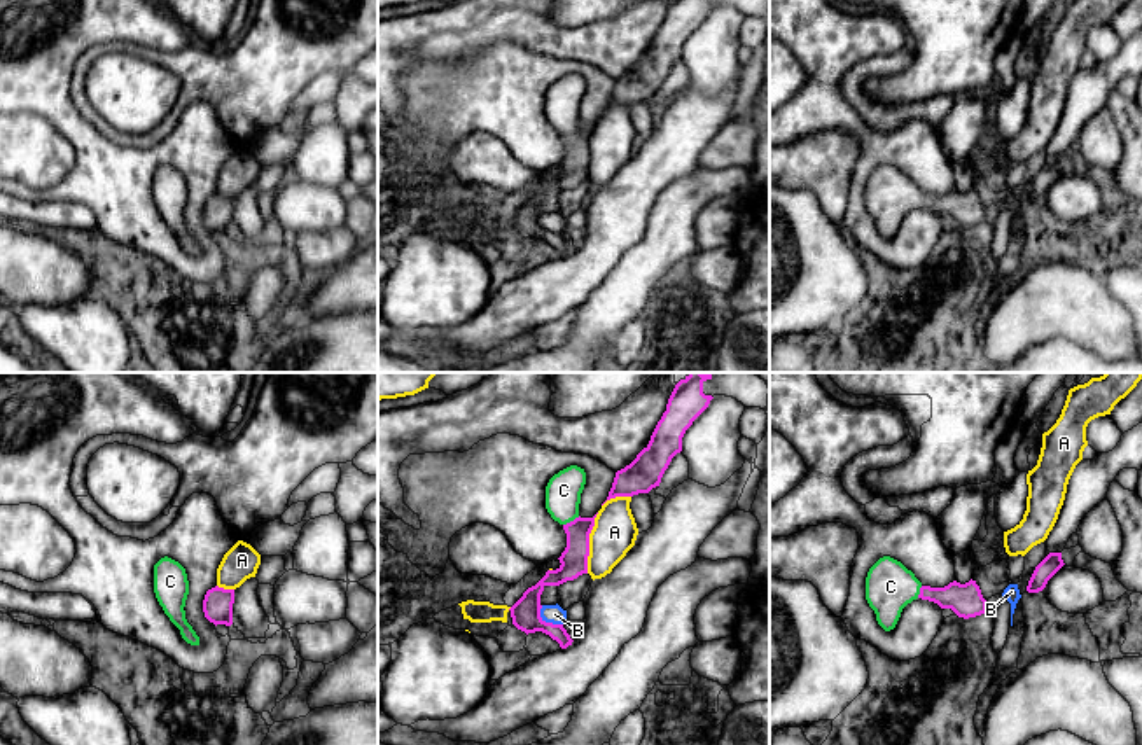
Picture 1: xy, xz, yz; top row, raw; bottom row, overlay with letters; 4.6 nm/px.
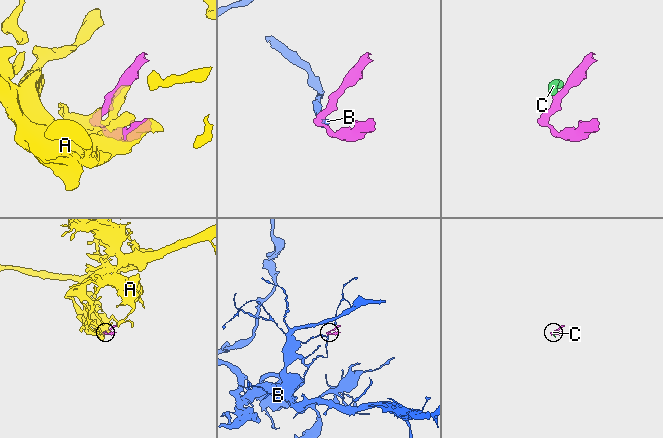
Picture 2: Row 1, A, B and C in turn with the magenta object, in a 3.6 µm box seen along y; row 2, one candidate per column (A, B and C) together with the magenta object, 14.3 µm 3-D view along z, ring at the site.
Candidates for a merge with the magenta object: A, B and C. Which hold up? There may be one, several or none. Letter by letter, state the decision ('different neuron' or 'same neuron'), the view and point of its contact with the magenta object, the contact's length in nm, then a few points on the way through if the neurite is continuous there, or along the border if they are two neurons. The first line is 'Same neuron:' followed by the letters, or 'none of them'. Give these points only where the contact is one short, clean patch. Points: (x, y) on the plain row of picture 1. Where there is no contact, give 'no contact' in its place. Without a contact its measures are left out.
Same neuron: C
A: different neuron; contact xz (588, 151); length 280 nm
B: different neuron; contact xz (544, 229); length 140 nm; border xz (541, 214), (541, 224), (546, 229), (562, 233)
C: same neuron; contact xz (570, 130); length 90 nm; way xz (574, 168), (570, 130), (564, 116), (564, 98)

